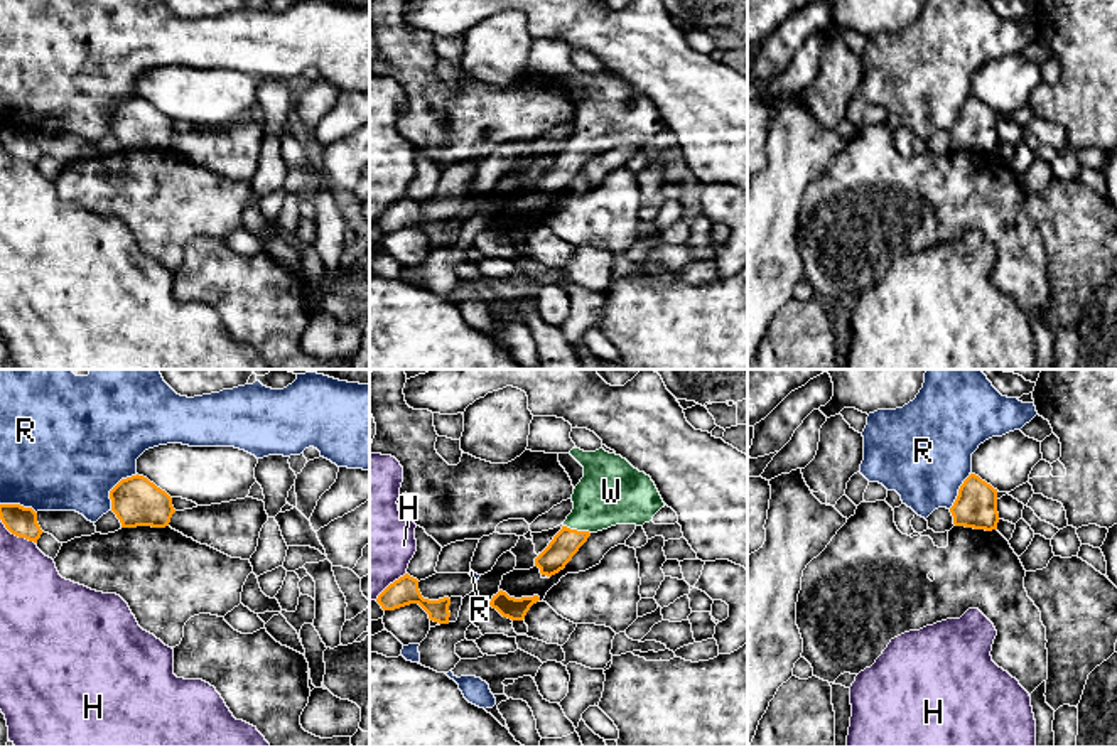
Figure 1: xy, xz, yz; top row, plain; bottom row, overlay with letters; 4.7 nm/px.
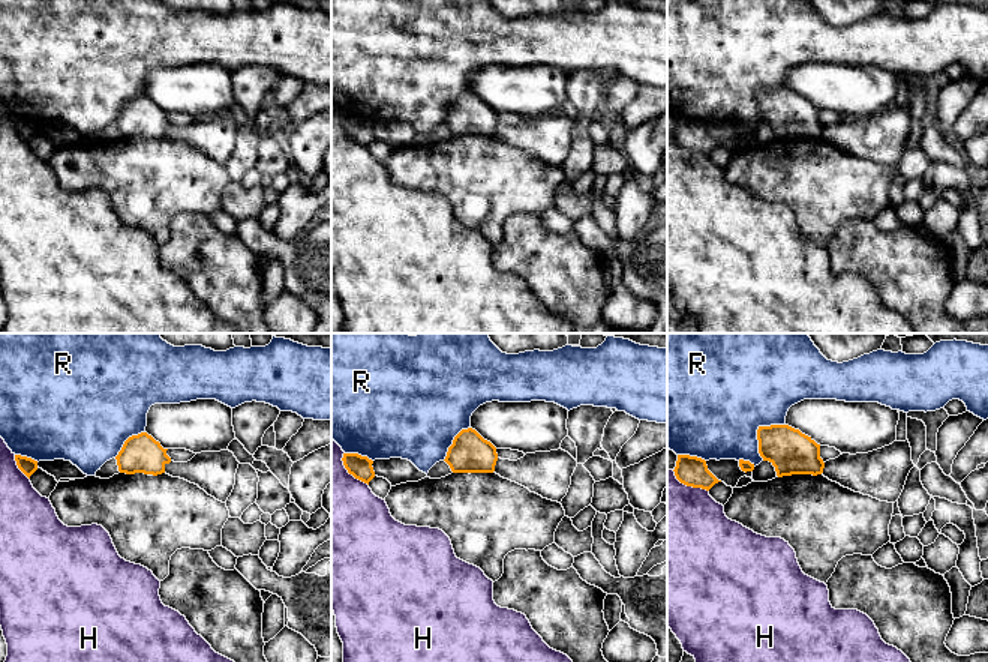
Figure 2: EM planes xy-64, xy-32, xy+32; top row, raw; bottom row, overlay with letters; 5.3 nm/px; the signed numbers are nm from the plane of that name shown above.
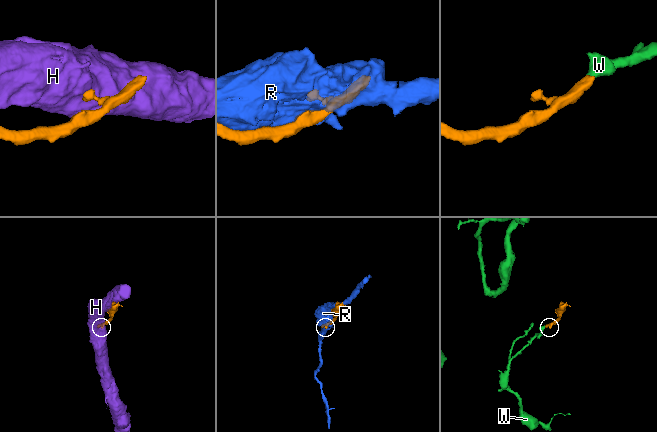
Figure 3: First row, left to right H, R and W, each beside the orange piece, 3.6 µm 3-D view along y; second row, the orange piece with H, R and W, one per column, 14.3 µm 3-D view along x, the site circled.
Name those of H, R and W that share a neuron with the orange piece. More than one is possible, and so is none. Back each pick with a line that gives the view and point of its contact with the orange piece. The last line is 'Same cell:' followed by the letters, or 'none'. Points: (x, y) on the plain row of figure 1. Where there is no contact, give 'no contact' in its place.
W: xz (576, 152)
Same cell: W

